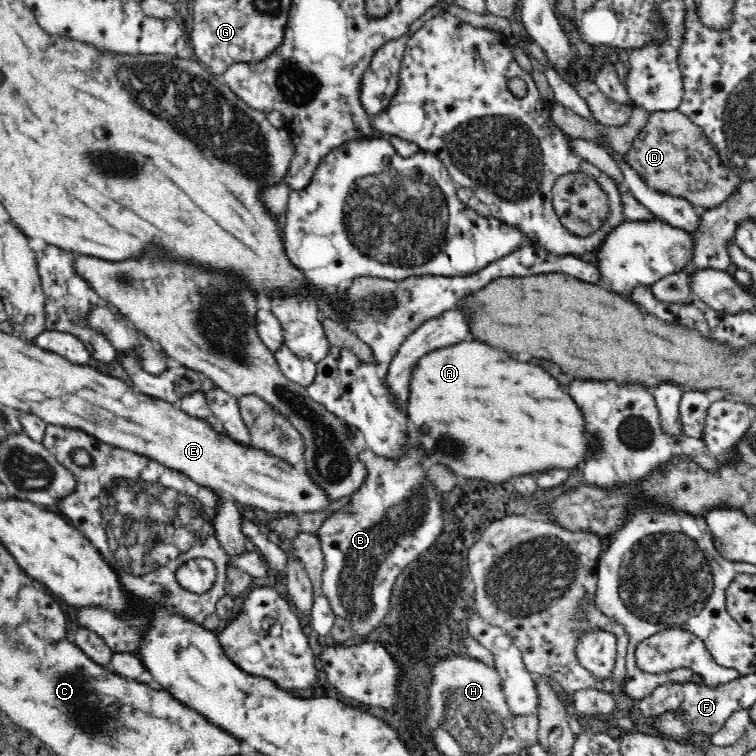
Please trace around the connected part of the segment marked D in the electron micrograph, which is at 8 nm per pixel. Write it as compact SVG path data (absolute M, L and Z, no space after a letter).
M678 109L673 111L651 112L647 124L635 140L630 144L630 150L623 155L622 161L636 171L646 186L662 194L668 194L675 198L688 200L697 210L712 210L720 204L728 201L731 195L741 187L740 175L730 170L726 164L721 164L720 155L712 149L712 143L703 136L701 129L690 121L684 113Z

